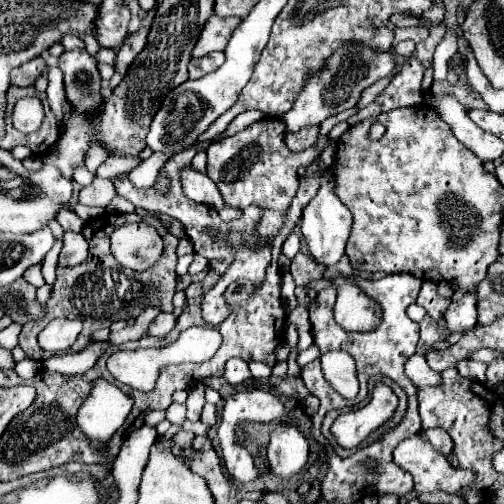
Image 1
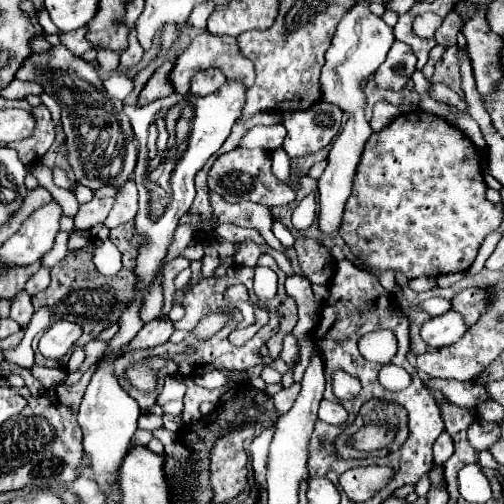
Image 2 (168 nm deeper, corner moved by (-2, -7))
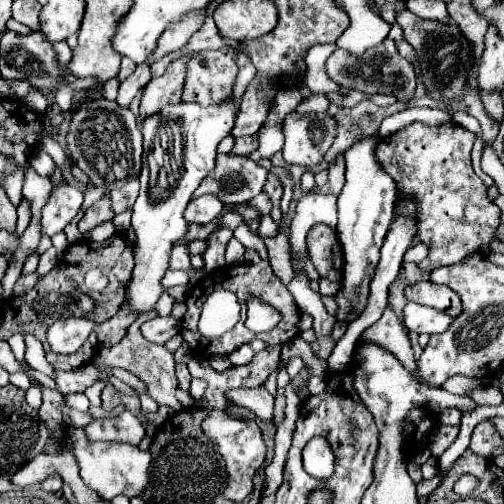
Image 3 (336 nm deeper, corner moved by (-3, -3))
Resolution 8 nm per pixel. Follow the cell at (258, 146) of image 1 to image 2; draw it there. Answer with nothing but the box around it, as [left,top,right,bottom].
[208,147,296,205]

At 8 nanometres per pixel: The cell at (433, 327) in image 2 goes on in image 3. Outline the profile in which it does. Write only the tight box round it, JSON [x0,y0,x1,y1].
[403,303,451,333]

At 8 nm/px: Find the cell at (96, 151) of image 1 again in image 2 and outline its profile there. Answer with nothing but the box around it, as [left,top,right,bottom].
[16,45,136,191]

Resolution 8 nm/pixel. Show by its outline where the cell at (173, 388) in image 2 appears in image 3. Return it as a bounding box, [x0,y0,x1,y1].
[111,368,148,394]

